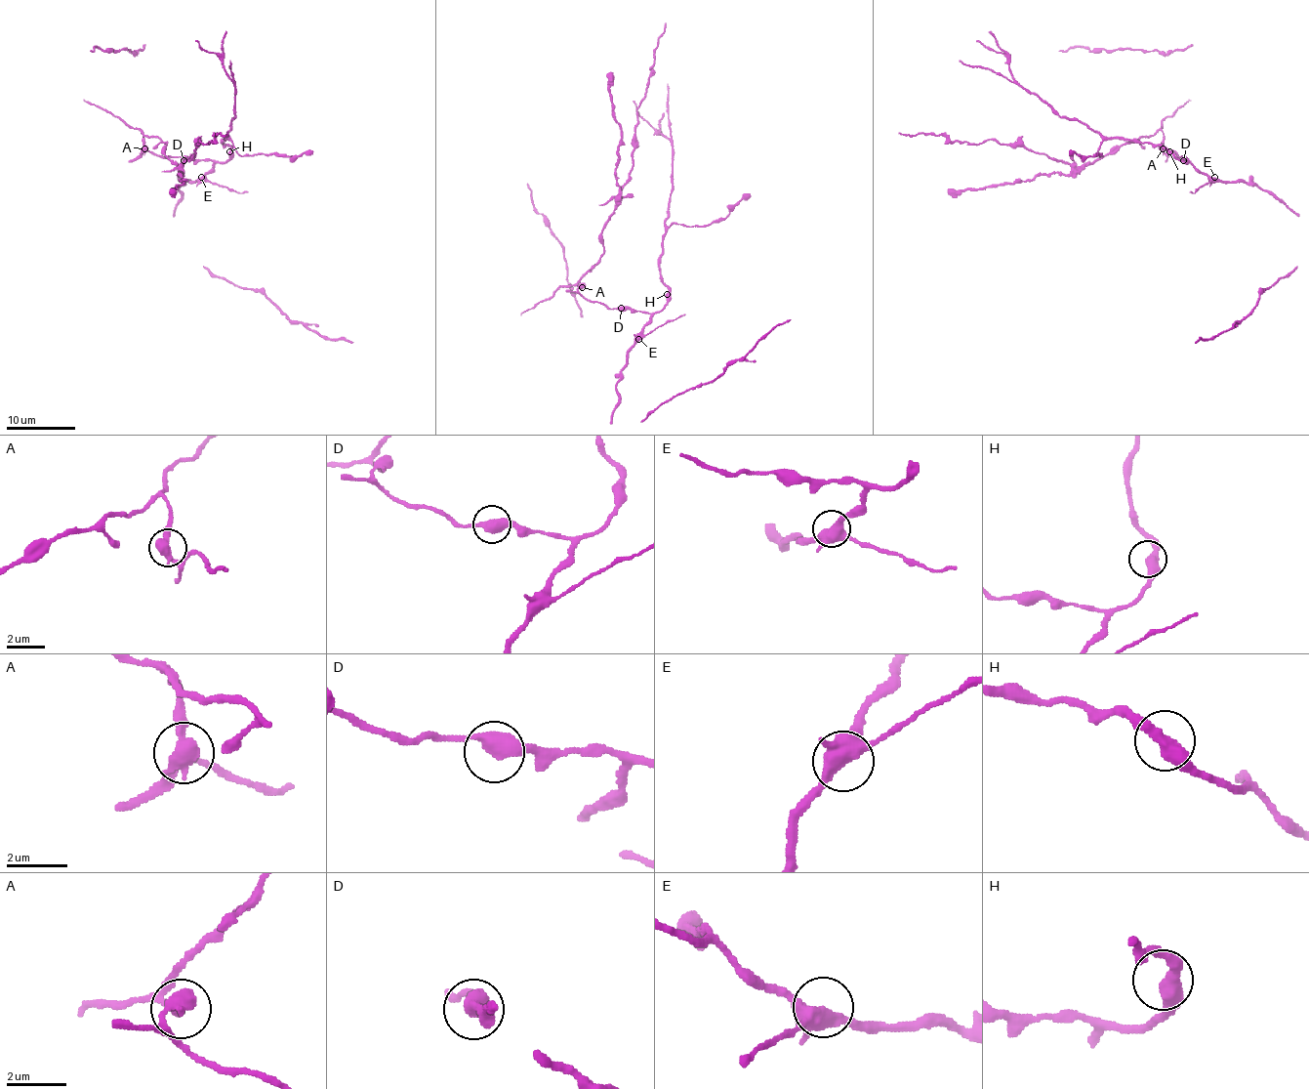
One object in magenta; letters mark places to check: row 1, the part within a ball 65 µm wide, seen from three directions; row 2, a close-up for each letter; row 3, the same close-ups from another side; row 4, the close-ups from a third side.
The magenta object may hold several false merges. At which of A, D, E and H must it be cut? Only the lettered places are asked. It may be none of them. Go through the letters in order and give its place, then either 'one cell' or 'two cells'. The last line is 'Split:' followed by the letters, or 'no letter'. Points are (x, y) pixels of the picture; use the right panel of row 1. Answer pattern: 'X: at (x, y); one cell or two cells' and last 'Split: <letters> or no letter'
A: at (1163, 148); two cells
D: at (1183, 160); one cell
E: at (1214, 177); one cell
H: at (1169, 151); one cell
Split: A

